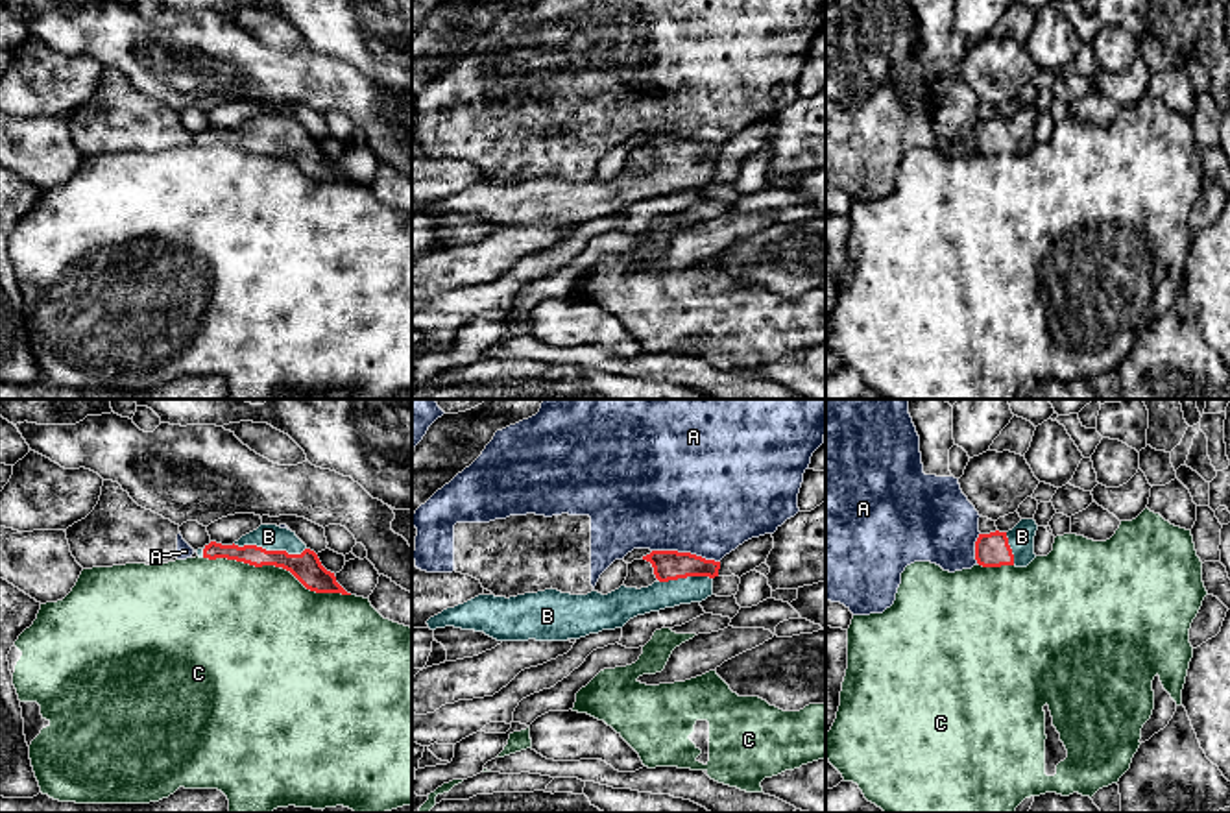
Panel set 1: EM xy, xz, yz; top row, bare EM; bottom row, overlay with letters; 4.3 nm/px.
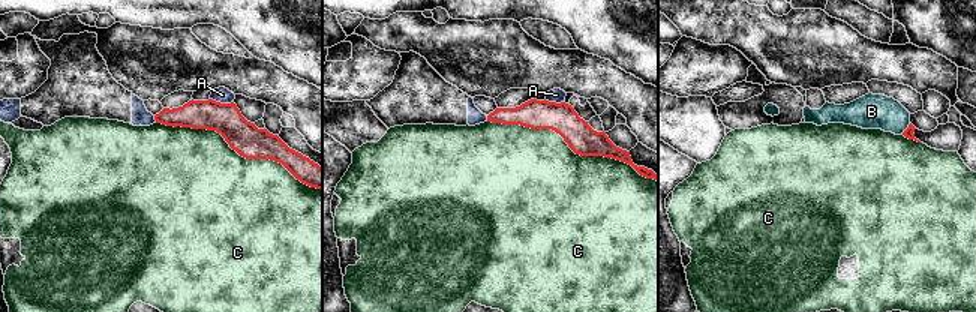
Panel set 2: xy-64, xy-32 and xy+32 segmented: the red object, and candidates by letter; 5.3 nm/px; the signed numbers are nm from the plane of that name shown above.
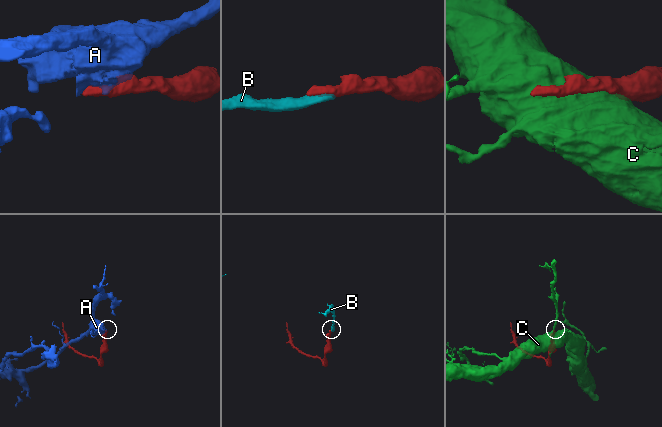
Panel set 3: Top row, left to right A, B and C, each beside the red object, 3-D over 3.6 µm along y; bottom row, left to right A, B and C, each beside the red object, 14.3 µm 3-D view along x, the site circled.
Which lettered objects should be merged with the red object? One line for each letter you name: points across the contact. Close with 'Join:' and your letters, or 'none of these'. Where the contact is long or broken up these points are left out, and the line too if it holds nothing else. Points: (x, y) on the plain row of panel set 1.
B: Path across: xy (307, 154), (287, 137), (270, 137), (268, 122)
Join: B

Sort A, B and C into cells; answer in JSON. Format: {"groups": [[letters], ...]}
{"groups": [["A"], ["B"], ["C"]]}

